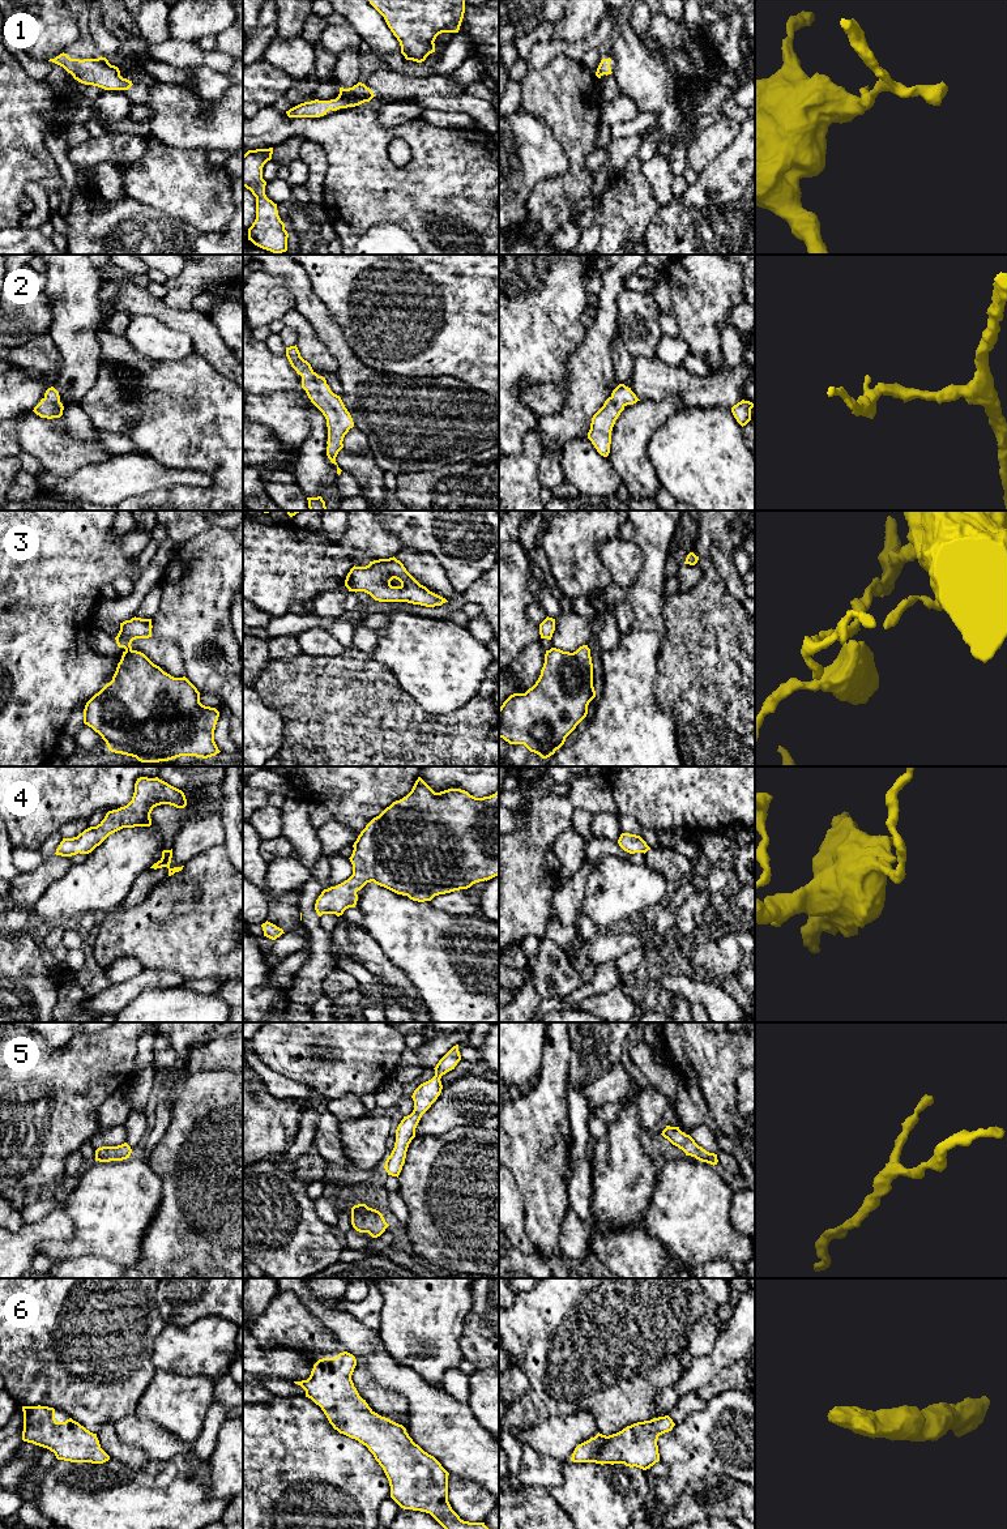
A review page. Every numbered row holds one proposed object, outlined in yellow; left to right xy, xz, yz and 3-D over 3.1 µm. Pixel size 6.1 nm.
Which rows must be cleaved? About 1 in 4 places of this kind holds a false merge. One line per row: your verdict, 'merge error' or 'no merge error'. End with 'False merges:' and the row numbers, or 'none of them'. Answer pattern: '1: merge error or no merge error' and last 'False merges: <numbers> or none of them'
1: no merge error
2: no merge error
3: merge error
4: no merge error
5: no merge error
6: no merge error
False merges: 3

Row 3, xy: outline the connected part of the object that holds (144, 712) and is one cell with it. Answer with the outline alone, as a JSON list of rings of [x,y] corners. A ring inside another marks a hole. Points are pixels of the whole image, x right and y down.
[[[137,650],[123,652],[112,680],[84,709],[84,723],[102,736],[111,752],[141,763],[216,756],[221,752],[214,742],[218,717],[216,708],[200,702],[200,692],[185,676],[171,676]]]

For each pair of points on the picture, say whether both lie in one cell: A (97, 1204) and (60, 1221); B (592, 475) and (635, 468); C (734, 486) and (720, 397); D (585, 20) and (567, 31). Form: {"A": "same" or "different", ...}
{"A": "different", "B": "different", "C": "different", "D": "same"}

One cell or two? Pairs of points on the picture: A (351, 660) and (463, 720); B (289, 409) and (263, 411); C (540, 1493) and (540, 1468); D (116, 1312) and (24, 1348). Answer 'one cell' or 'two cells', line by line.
A: one cell
B: one cell
C: two cells
D: one cell

